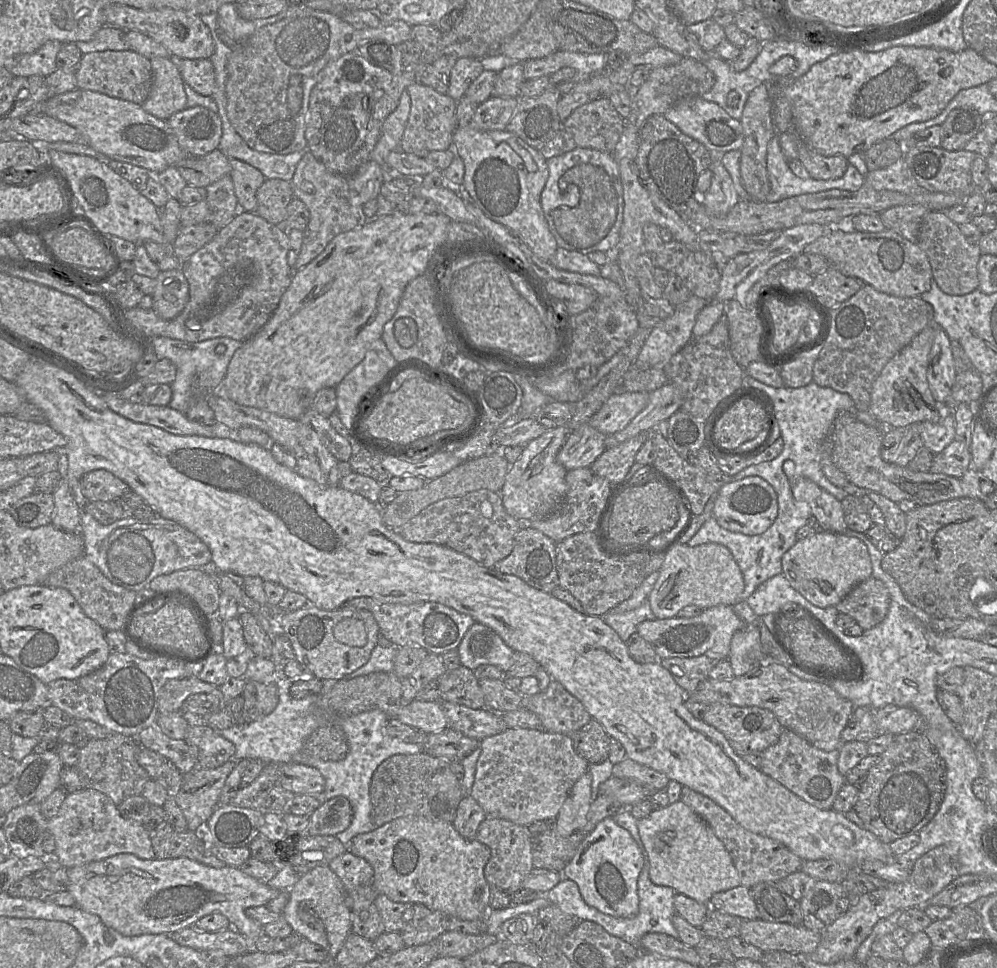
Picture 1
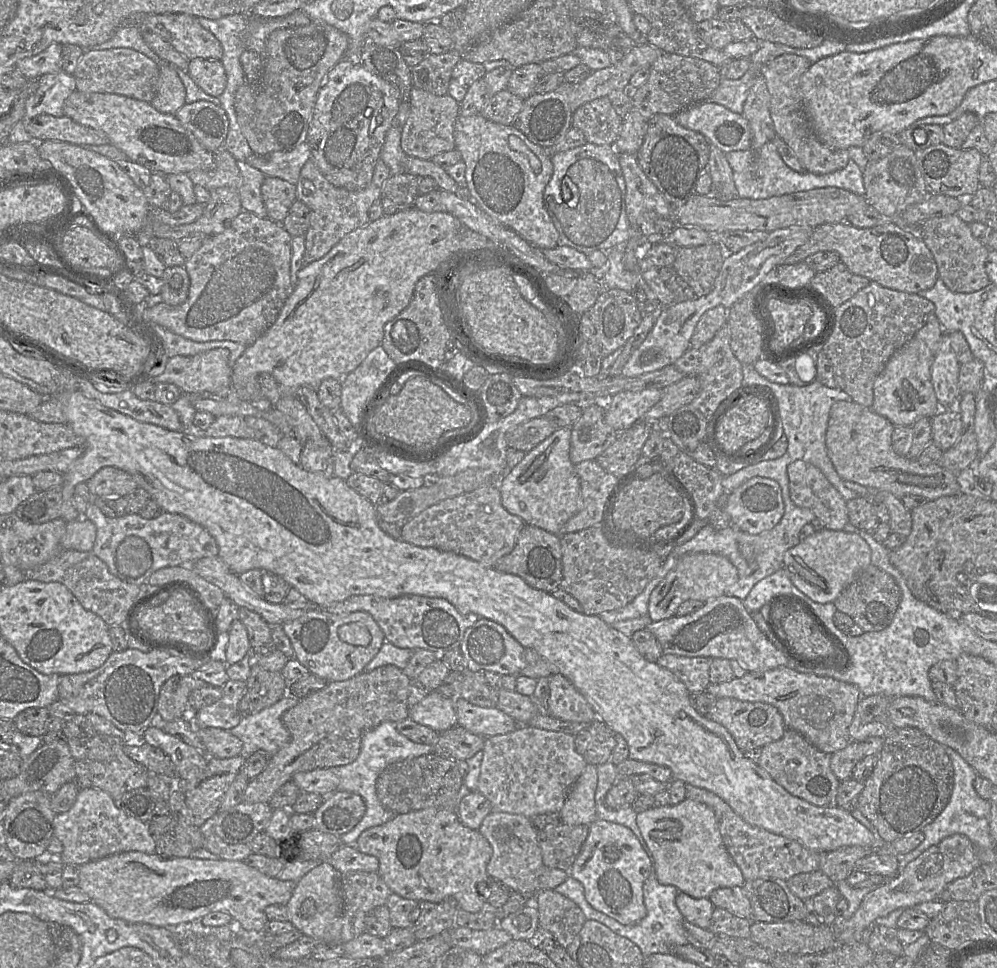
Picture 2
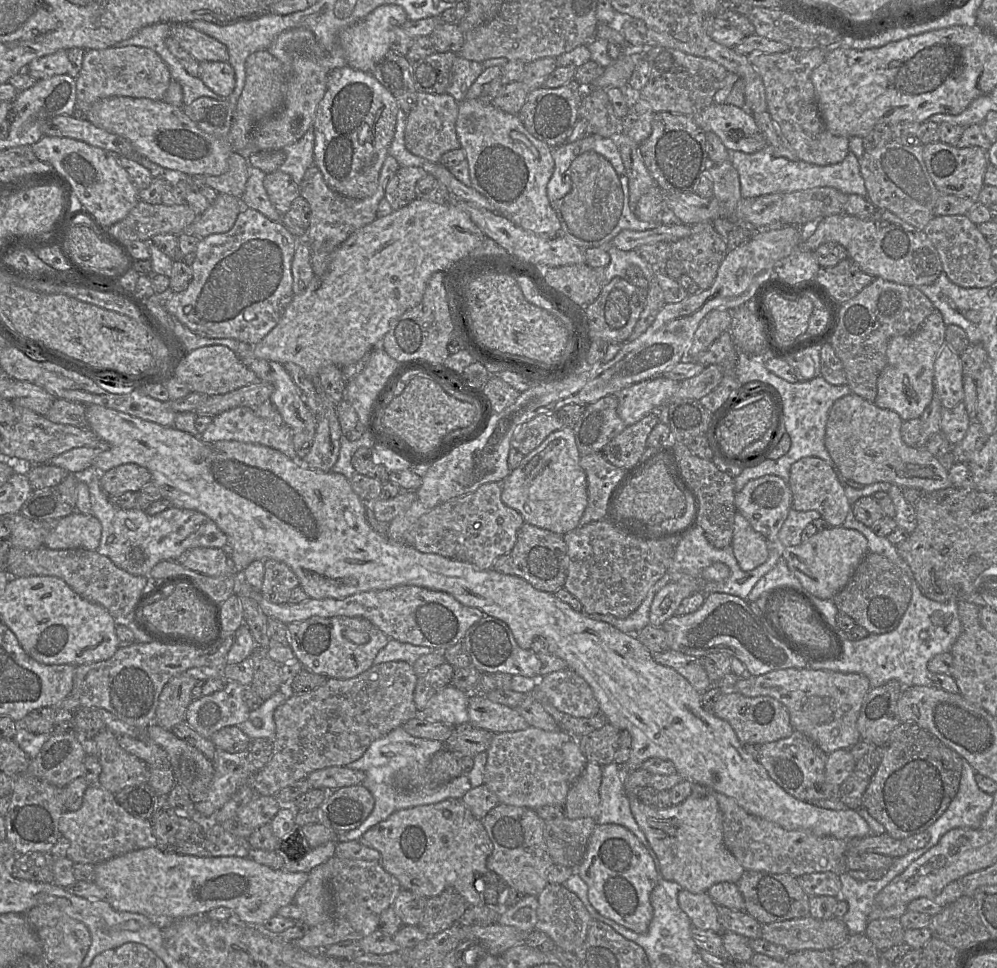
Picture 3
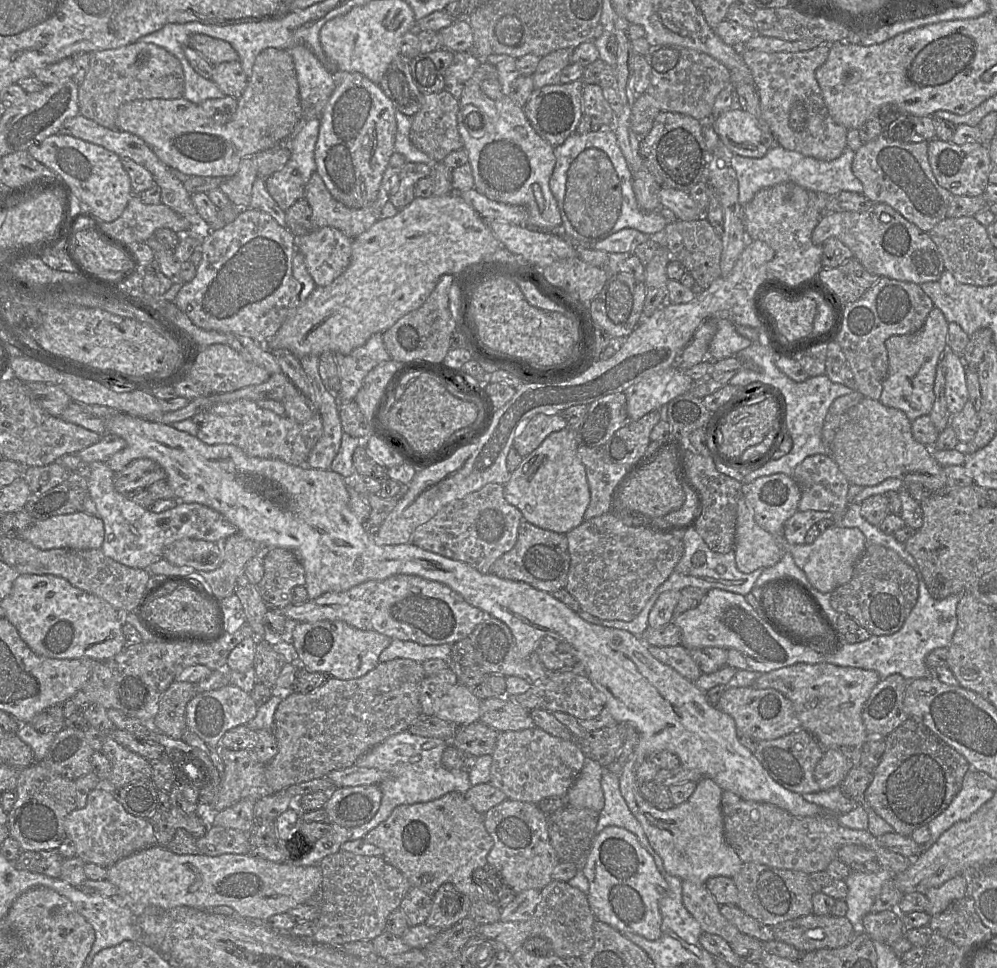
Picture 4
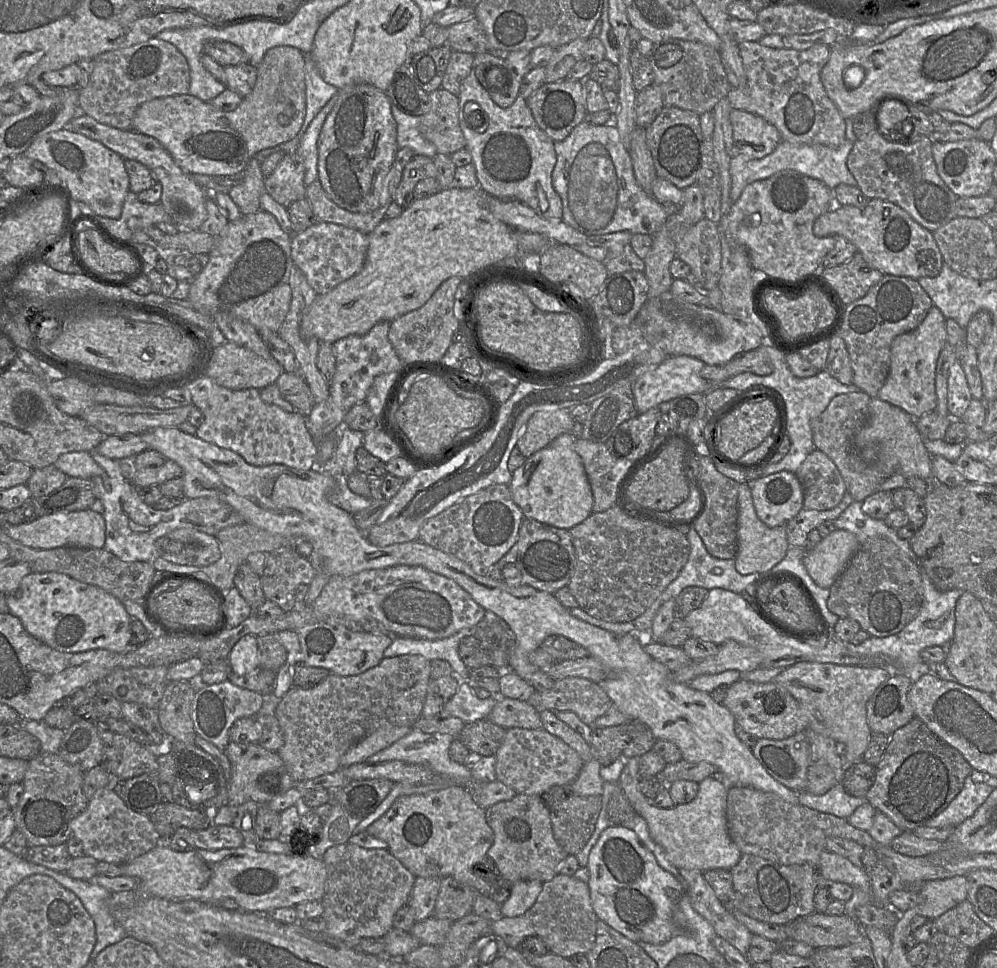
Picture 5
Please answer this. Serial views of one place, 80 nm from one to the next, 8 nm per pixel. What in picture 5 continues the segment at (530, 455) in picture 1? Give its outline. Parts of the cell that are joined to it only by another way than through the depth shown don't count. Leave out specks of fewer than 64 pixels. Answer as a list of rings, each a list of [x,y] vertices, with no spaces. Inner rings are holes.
[[[571,432],[559,435],[549,445],[526,458],[512,473],[508,486],[525,519],[569,531],[592,514],[592,490],[583,461],[574,449],[575,440]]]

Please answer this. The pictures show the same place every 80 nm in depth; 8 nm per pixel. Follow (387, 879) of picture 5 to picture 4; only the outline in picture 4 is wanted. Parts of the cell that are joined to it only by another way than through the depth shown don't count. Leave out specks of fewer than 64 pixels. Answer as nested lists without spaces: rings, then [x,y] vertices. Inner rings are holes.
[[[340,850],[326,856],[319,866],[322,871],[320,915],[312,940],[320,944],[343,946],[354,941],[372,941],[386,931],[389,914],[400,907],[411,888],[407,878],[381,856],[363,856]]]

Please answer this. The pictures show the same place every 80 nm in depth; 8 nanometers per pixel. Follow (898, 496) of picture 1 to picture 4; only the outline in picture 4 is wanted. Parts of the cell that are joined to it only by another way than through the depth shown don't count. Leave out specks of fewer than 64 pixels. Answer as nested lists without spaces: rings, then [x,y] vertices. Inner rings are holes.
[[[864,397],[842,417],[831,444],[831,456],[850,485],[875,486],[888,478],[898,478],[905,484],[920,483],[932,491],[946,486],[943,467],[932,456],[932,449],[917,442],[912,435],[912,421],[899,409],[884,406],[879,400]]]

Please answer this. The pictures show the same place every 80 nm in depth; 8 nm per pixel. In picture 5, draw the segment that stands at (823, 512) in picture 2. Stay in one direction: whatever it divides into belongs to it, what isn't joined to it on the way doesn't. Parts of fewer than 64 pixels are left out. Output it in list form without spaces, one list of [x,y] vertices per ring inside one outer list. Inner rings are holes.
[[[815,449],[795,472],[803,491],[803,508],[831,510],[842,500],[846,486],[834,462]]]

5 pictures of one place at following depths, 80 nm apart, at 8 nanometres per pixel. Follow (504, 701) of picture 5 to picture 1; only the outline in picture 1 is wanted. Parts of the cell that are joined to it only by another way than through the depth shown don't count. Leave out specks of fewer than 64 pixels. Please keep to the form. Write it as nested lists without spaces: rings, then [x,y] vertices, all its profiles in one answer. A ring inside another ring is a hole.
[[[442,702],[442,706],[448,728],[467,737],[482,741],[508,729],[501,716],[488,708],[472,709],[451,702]]]

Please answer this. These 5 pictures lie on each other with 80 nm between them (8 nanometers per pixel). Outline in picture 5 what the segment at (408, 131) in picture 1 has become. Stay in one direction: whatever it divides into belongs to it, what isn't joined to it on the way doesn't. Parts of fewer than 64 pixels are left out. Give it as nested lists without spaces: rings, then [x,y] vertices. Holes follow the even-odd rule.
[[[442,87],[429,93],[430,110],[421,116],[419,131],[437,149],[437,153],[451,155],[466,148],[466,140],[459,125],[459,97]]]

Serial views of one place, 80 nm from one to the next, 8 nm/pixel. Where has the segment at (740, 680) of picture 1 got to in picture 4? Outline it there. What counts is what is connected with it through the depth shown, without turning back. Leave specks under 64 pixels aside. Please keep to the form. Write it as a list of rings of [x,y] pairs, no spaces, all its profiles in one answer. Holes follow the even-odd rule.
[[[797,663],[760,675],[752,687],[772,688],[781,692],[792,702],[801,728],[810,732],[824,749],[840,749],[840,747],[863,746],[867,741],[868,733],[863,723],[862,711],[871,691],[880,680],[879,674],[874,670],[841,667],[829,663]]]

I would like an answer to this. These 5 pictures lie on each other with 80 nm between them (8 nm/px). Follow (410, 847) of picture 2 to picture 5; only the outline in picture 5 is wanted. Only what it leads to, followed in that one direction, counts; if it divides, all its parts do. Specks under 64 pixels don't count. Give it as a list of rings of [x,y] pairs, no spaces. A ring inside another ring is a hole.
[[[447,786],[427,794],[399,797],[366,831],[386,842],[389,852],[416,878],[453,877],[474,891],[475,871],[488,857],[487,852],[494,842],[494,832],[486,819],[486,809],[478,805],[470,789],[465,786]]]

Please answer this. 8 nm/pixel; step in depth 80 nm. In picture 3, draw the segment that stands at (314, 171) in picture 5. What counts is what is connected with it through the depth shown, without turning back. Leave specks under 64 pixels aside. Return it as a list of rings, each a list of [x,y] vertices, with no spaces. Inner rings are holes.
[[[312,127],[300,140],[282,149],[286,158],[278,171],[289,174],[300,185],[307,169],[314,165],[314,144],[315,135]]]

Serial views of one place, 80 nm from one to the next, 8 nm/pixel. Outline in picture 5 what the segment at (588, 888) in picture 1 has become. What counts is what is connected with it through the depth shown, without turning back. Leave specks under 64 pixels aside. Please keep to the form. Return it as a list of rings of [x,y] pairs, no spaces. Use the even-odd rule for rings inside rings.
[[[620,825],[606,828],[590,852],[588,869],[591,902],[599,920],[635,943],[660,945],[678,935],[678,929],[673,922],[673,911],[686,891],[671,873],[658,864],[654,854],[633,830]]]

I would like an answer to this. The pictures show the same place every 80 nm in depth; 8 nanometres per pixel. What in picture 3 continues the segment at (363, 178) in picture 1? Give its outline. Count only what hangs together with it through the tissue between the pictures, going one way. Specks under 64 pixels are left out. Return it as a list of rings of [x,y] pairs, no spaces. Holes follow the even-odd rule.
[[[388,155],[380,170],[375,193],[364,199],[353,199],[332,190],[325,182],[322,173],[315,164],[309,167],[299,186],[300,196],[309,203],[311,209],[310,227],[304,239],[311,252],[325,251],[331,253],[352,233],[373,222],[377,218],[378,204],[385,198],[386,186],[399,168],[400,165],[397,160]]]

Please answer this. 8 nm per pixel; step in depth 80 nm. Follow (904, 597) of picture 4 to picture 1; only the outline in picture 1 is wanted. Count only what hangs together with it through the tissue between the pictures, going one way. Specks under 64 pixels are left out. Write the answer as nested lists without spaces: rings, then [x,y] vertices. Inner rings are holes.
[[[871,576],[857,584],[835,607],[839,613],[854,618],[865,631],[886,618],[890,604],[891,597],[886,585]]]

